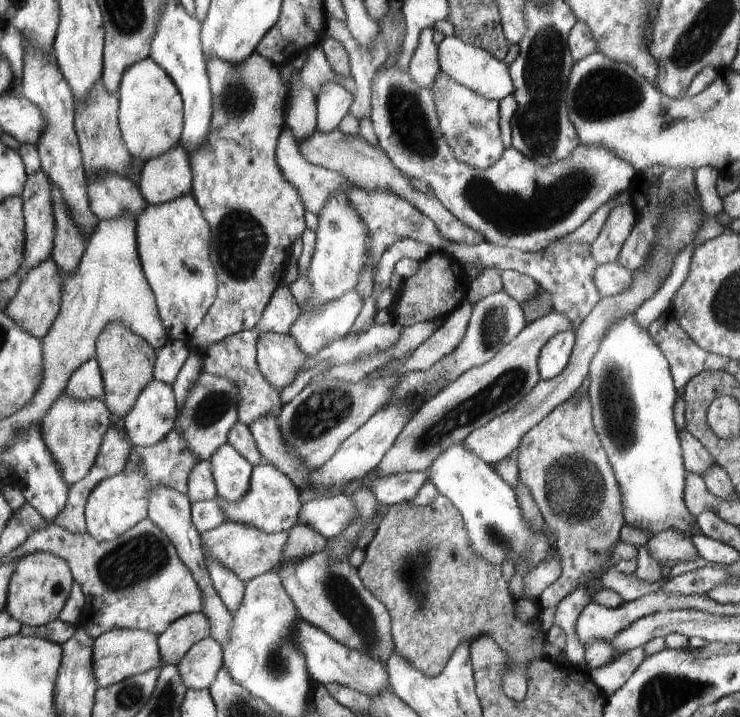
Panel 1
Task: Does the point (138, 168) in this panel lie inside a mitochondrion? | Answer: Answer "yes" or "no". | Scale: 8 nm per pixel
no

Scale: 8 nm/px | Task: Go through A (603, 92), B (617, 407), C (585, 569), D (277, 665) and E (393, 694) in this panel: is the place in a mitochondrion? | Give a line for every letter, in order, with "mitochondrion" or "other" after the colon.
A: mitochondrion
B: mitochondrion
C: other
D: mitochondrion
E: other

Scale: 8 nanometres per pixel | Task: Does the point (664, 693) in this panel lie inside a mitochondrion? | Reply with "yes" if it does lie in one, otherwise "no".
yes

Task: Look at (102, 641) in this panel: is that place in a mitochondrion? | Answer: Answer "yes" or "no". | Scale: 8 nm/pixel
no

